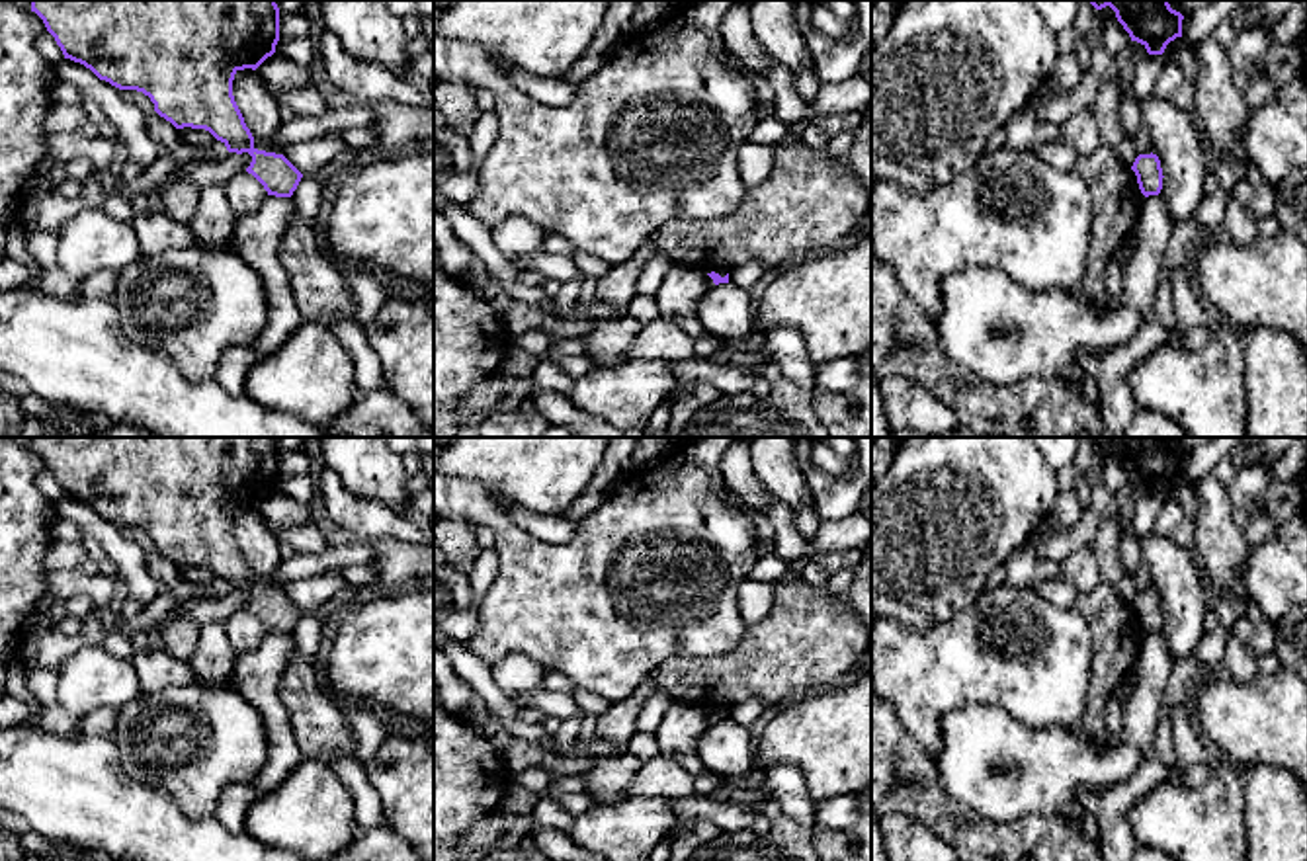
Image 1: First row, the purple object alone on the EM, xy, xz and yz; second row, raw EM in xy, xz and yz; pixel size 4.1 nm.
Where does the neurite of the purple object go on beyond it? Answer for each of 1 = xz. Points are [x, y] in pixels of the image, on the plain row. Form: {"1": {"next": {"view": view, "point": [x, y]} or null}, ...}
{"1": {"next": null}}

